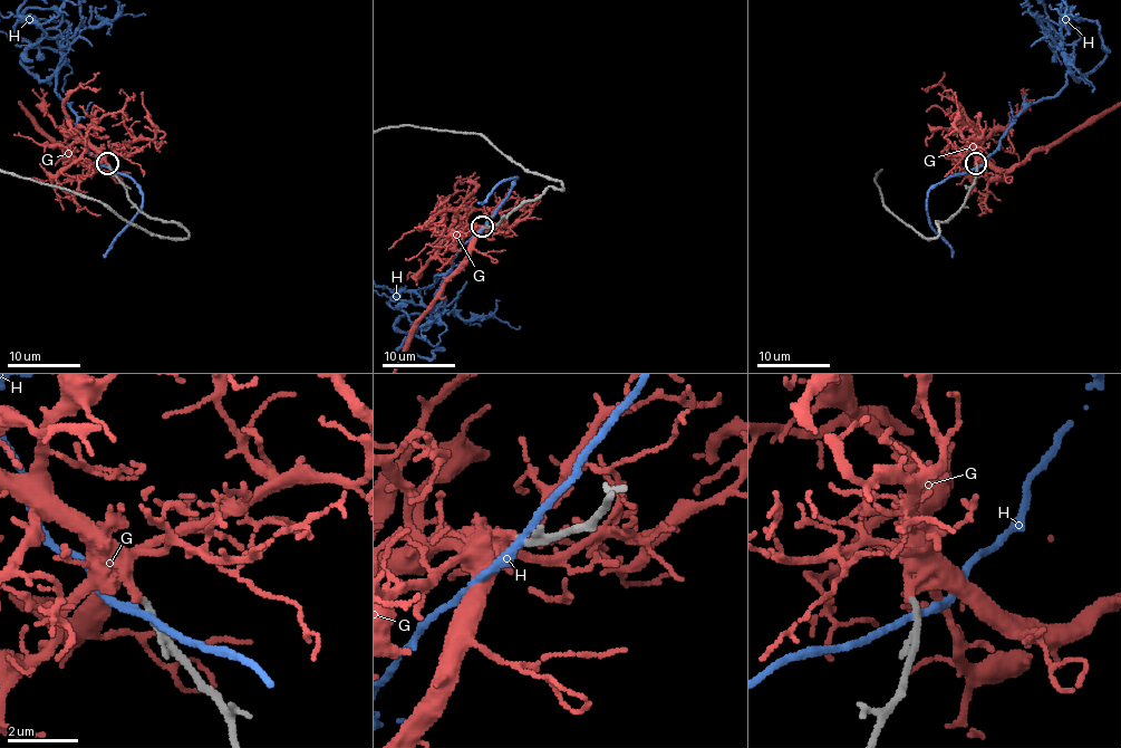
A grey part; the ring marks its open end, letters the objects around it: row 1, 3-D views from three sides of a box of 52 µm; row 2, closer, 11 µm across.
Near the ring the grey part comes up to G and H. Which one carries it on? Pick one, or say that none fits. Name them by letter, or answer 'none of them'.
G

